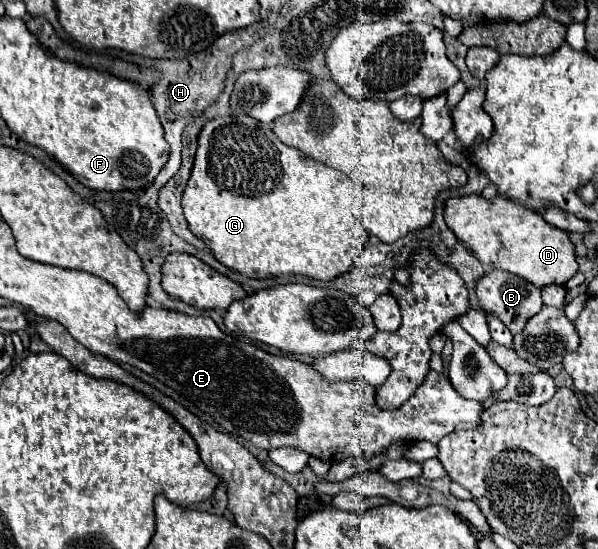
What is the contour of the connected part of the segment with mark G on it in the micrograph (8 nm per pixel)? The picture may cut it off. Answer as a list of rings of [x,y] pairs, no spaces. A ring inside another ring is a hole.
[[[227,115],[227,117],[217,117],[209,123],[205,123],[205,127],[199,133],[199,147],[197,147],[197,155],[195,155],[195,165],[193,165],[189,183],[183,191],[183,213],[185,213],[185,219],[189,223],[191,233],[205,241],[205,245],[213,251],[215,259],[221,265],[235,269],[241,275],[247,275],[247,277],[253,277],[253,279],[265,279],[265,277],[301,273],[301,275],[309,275],[309,277],[315,277],[315,279],[321,279],[321,281],[331,281],[331,279],[343,275],[345,271],[349,271],[353,267],[353,259],[363,253],[365,243],[369,241],[369,233],[361,227],[361,223],[351,213],[351,203],[347,201],[347,195],[349,195],[349,183],[347,181],[349,179],[341,171],[331,169],[331,167],[303,155],[301,151],[281,143],[273,135],[271,127],[255,123],[255,119],[251,119],[249,115]]]

